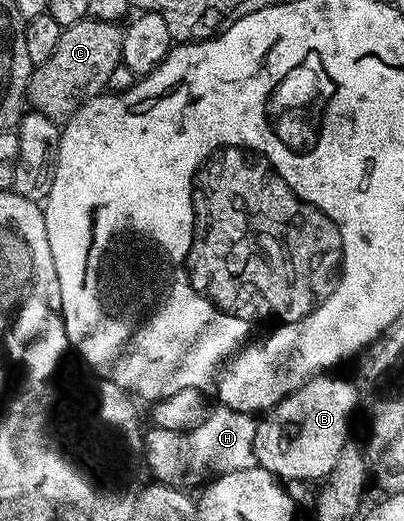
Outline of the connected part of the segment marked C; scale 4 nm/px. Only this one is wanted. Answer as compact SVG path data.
M84 18L78 20L77 22L73 22L72 24L66 25L64 27L63 33L61 34L61 38L57 41L57 50L53 50L53 55L49 58L45 58L45 62L41 62L40 64L34 65L31 70L31 77L29 78L29 86L27 87L27 98L30 104L30 107L34 109L34 111L40 112L41 114L45 114L49 118L53 118L54 120L63 122L70 118L73 113L75 113L86 100L91 100L94 96L100 95L106 89L107 83L109 82L109 76L113 72L114 68L121 63L123 59L123 28L120 27L118 23L114 20L93 20L90 18Z

